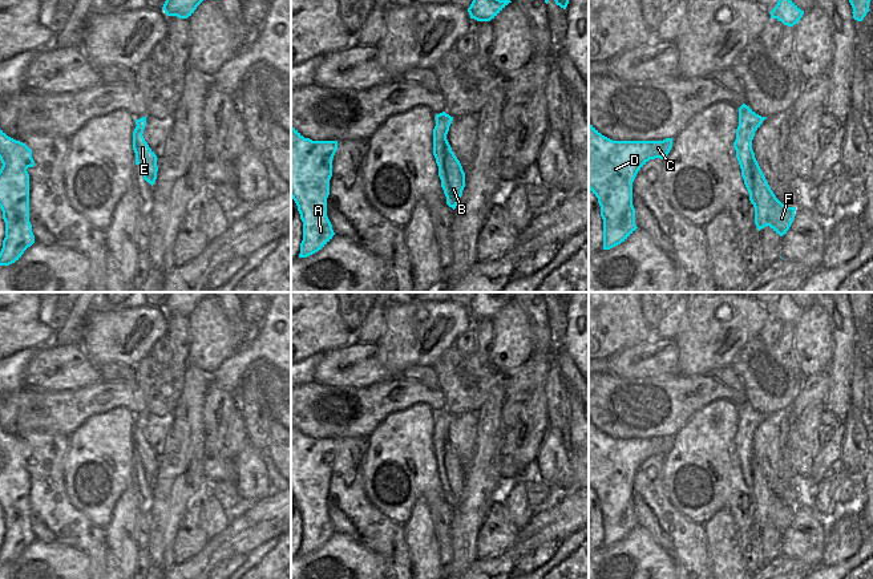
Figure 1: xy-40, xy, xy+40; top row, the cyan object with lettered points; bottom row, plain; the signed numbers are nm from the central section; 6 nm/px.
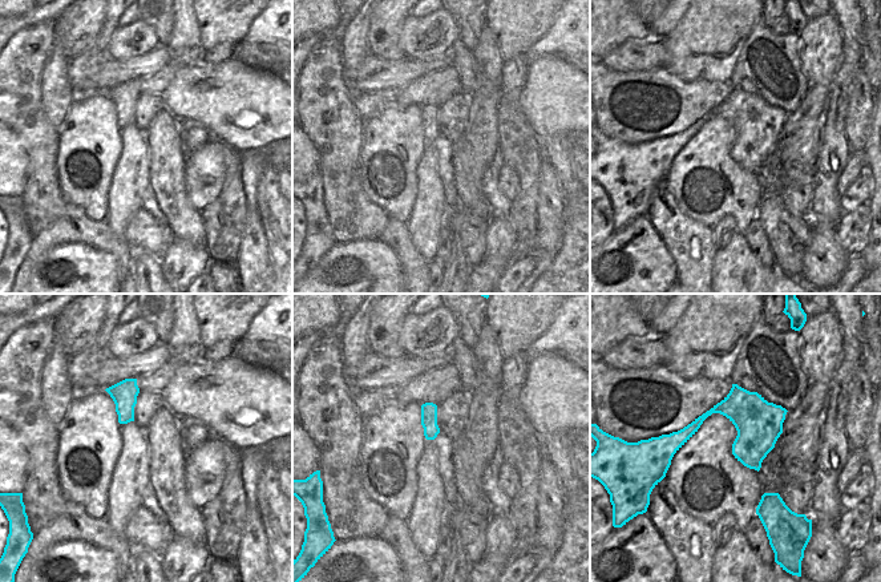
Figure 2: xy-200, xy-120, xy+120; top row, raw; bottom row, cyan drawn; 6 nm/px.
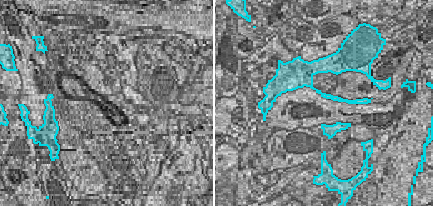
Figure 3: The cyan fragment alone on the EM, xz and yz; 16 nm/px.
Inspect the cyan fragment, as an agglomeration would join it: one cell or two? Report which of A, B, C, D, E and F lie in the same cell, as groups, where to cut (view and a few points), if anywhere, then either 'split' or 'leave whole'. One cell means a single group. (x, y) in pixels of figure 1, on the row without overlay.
A C D / B E F | xy (433, 429), (445, 445), (448, 452), (447, 460) | split

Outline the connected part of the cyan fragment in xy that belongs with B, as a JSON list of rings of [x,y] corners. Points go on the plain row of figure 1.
[[[433,430],[433,453],[438,463],[438,474],[446,494],[446,502],[454,507],[465,485],[465,470],[454,450],[448,452],[446,445],[438,440],[437,430]]]

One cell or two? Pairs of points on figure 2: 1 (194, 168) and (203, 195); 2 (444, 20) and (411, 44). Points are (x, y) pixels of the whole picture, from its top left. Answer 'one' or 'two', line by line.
1: one
2: one

